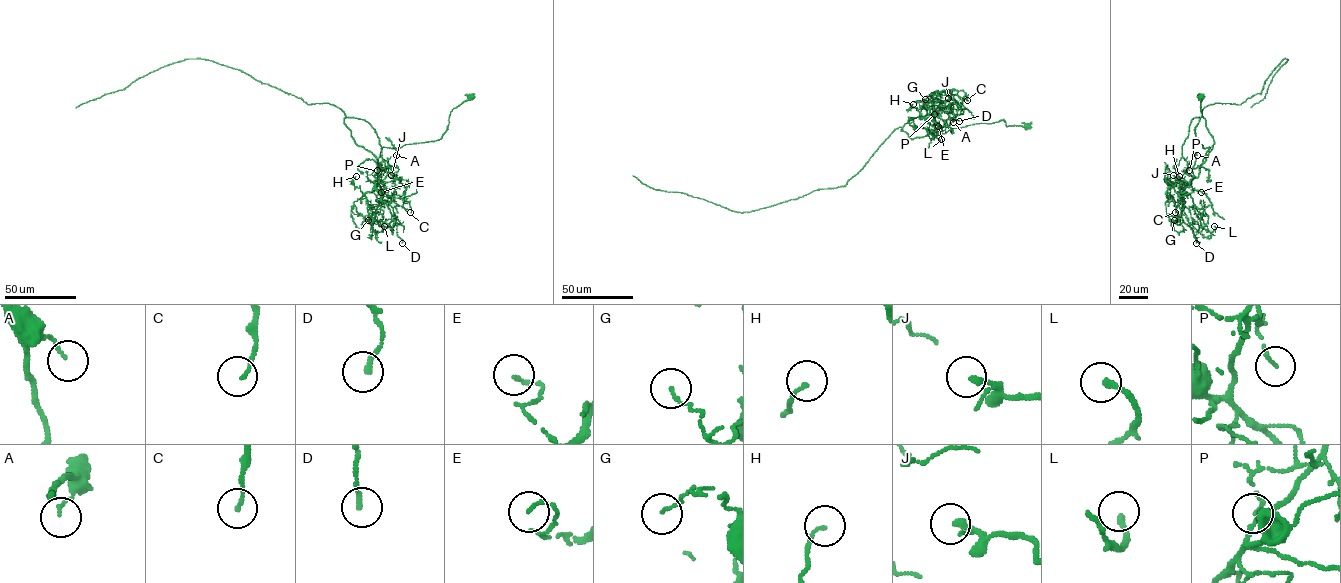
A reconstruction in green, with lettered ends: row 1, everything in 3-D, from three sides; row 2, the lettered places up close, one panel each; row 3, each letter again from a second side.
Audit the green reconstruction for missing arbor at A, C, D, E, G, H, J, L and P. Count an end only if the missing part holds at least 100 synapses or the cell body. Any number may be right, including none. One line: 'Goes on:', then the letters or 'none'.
Goes on: none

